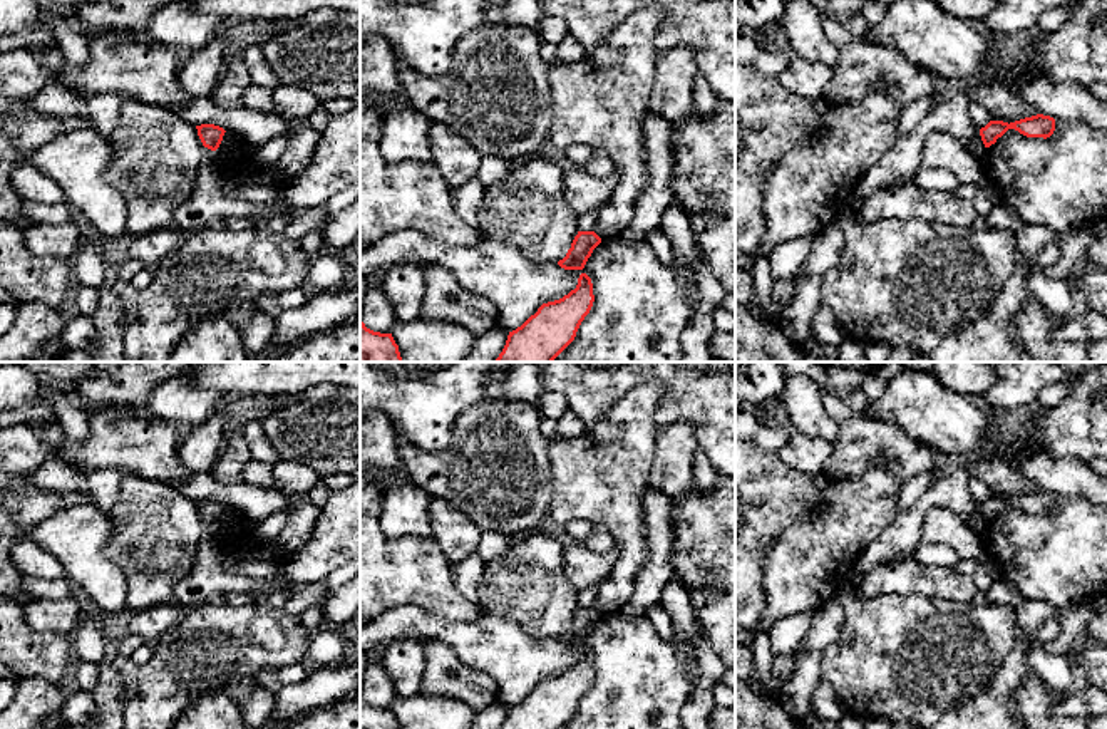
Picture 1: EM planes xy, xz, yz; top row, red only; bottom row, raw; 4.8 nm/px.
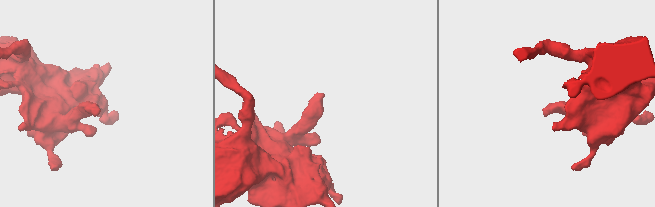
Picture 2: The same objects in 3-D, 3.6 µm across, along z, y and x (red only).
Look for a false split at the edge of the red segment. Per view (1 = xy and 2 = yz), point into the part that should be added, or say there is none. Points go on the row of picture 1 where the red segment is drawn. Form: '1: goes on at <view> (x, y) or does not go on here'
1: does not go on here
2: does not go on here

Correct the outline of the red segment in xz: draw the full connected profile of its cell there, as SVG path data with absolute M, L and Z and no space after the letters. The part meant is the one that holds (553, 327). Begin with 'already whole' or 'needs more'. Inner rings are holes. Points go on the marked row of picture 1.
already whole; M581 273L574 290L543 303L521 327L509 332L496 362L553 362L574 340L593 302L591 278Z

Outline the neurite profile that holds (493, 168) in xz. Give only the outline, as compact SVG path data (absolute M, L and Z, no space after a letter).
M486 156L481 161L476 179L487 189L504 176L507 176L519 163L499 156Z

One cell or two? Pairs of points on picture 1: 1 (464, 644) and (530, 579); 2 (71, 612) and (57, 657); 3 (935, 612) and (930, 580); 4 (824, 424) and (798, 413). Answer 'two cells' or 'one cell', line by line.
1: two cells
2: two cells
3: two cells
4: one cell

